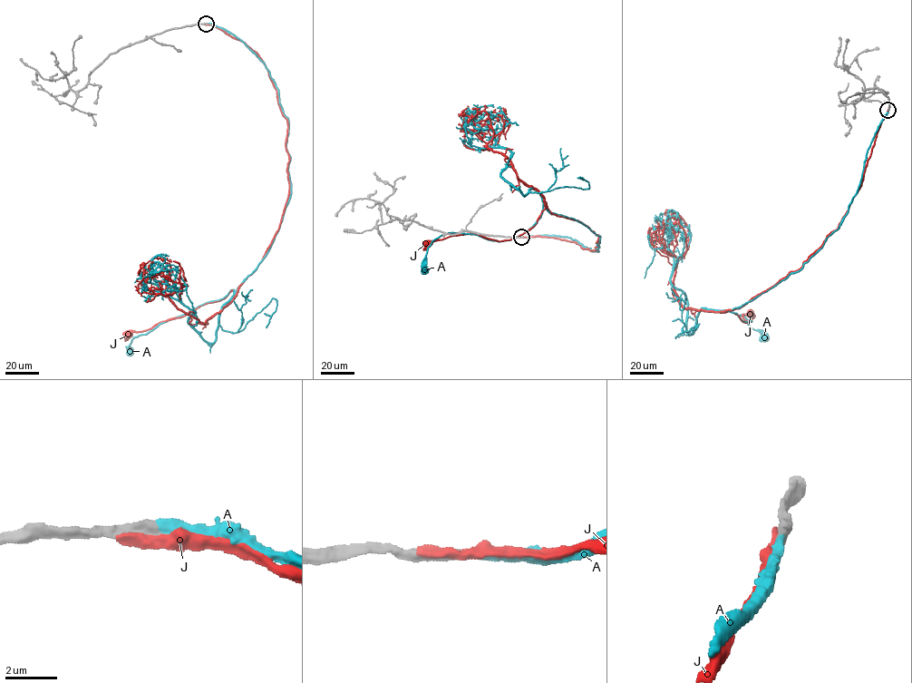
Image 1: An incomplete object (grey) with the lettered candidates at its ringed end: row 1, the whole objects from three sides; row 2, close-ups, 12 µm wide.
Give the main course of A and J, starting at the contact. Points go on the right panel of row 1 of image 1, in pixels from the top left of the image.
A: (888, 110), (839, 228), (800, 270), (749, 302), (722, 310), (751, 320), (738, 316), (764, 339)
J: (887, 110), (838, 228), (799, 268), (743, 306), (718, 312), (748, 321), (742, 315), (749, 312)

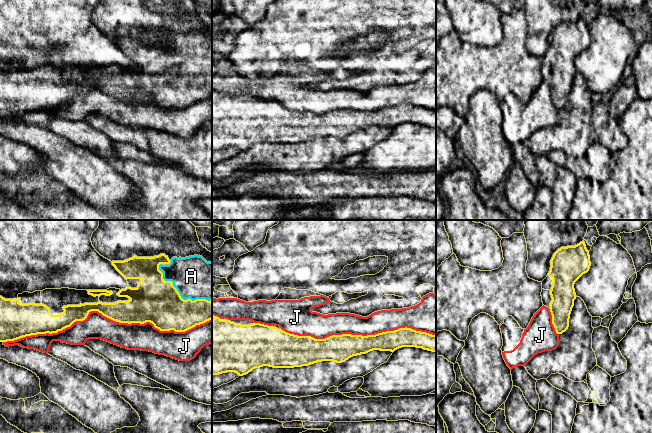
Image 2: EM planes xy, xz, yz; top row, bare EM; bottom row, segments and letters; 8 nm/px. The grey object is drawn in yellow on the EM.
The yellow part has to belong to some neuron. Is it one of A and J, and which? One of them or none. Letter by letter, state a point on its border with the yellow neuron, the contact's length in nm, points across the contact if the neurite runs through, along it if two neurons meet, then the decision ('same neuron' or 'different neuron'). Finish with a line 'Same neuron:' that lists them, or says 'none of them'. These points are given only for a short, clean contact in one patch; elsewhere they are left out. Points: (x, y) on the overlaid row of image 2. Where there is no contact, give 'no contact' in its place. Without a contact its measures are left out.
A: contact xy (181, 298); length 460 nm; same neuron
J: contact xy (106, 316); length 1700 nm; different neuron
Same neuron: A

